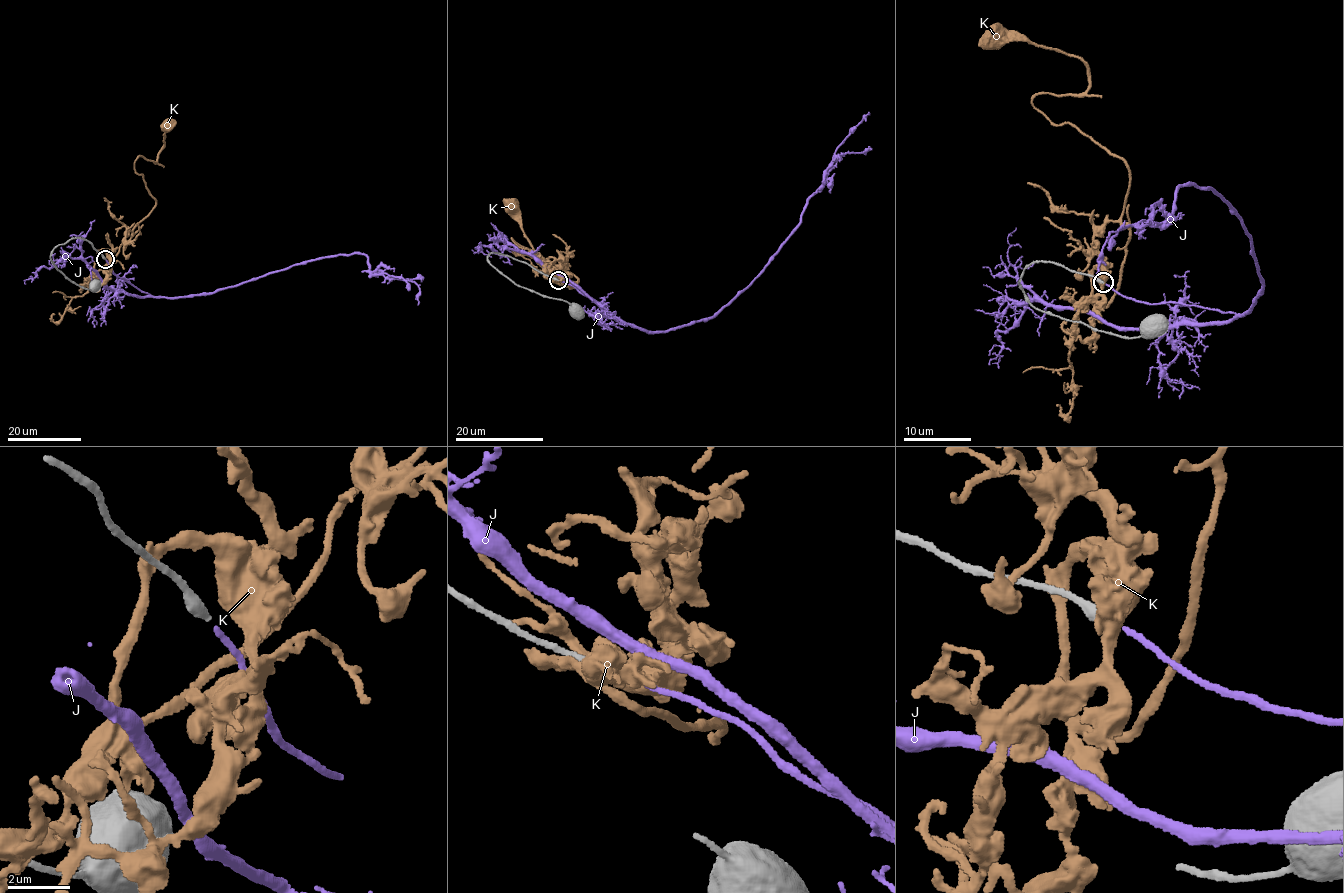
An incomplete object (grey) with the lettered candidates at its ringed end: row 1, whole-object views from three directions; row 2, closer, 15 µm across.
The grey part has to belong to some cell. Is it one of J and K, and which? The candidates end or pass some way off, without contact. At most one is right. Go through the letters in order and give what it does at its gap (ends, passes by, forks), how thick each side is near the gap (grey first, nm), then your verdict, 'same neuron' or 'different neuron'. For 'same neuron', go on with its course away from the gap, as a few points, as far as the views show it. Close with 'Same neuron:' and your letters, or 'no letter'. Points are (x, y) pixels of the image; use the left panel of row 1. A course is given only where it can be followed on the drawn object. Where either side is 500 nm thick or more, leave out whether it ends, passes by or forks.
J: it ends | 320/160 nm | same neuron | via (106, 259), (139, 289), (175, 298), (362, 253), (372, 273), (415, 283), (417, 305)
K: 320/850 nm | different neuron
Same neuron: J

